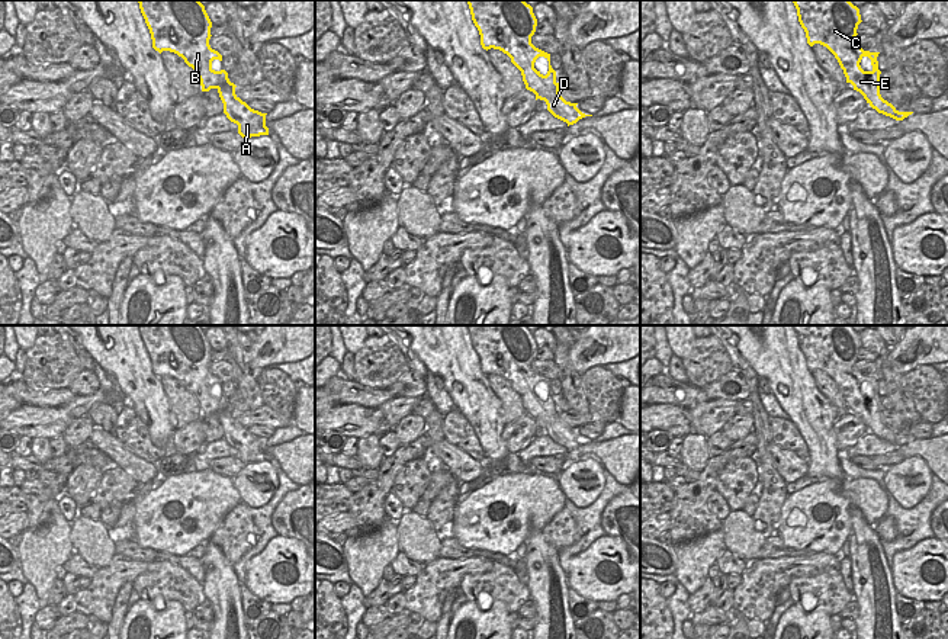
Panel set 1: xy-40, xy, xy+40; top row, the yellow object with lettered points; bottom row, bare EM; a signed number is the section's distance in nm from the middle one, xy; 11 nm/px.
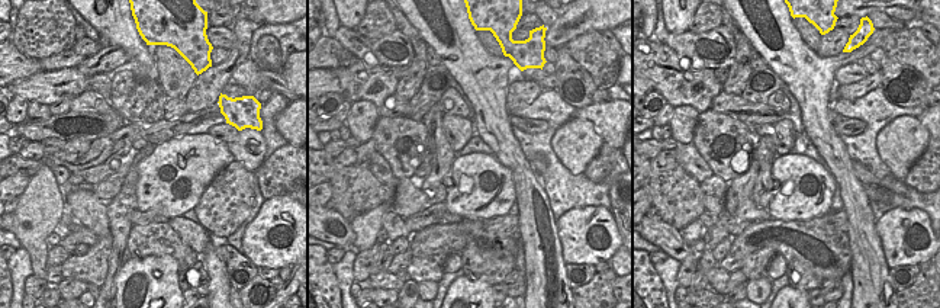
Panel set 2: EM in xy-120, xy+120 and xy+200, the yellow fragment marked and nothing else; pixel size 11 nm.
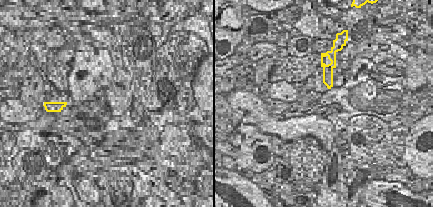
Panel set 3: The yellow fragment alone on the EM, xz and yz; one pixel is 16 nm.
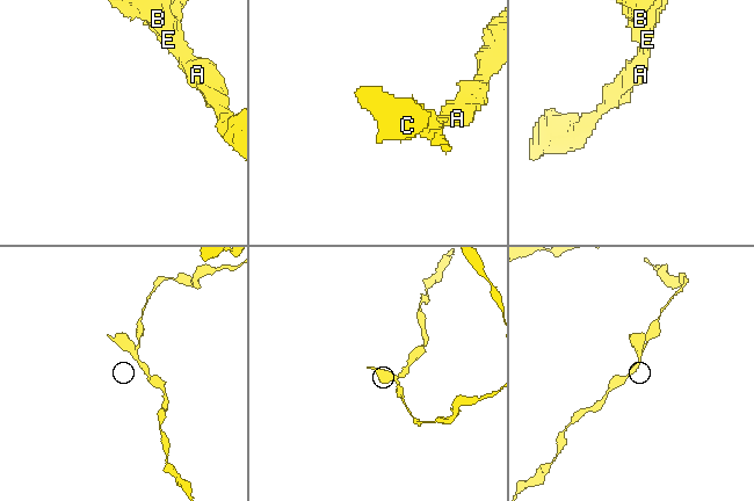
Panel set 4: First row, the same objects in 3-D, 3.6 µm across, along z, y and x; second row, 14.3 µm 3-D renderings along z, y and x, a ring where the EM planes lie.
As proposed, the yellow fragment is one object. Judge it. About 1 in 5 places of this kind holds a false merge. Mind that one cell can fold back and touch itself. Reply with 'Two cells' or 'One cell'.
One cell.

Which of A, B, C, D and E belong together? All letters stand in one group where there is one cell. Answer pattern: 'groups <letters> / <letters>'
groups A B C D E

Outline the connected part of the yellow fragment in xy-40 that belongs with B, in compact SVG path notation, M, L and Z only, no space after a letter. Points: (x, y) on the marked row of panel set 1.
M138 0L150 29L152 48L170 51L192 67L202 91L216 89L226 118L238 125L242 138L269 135L266 115L251 109L235 94L235 84L225 70L215 71L212 61L222 55L209 45L212 22L199 0Z

